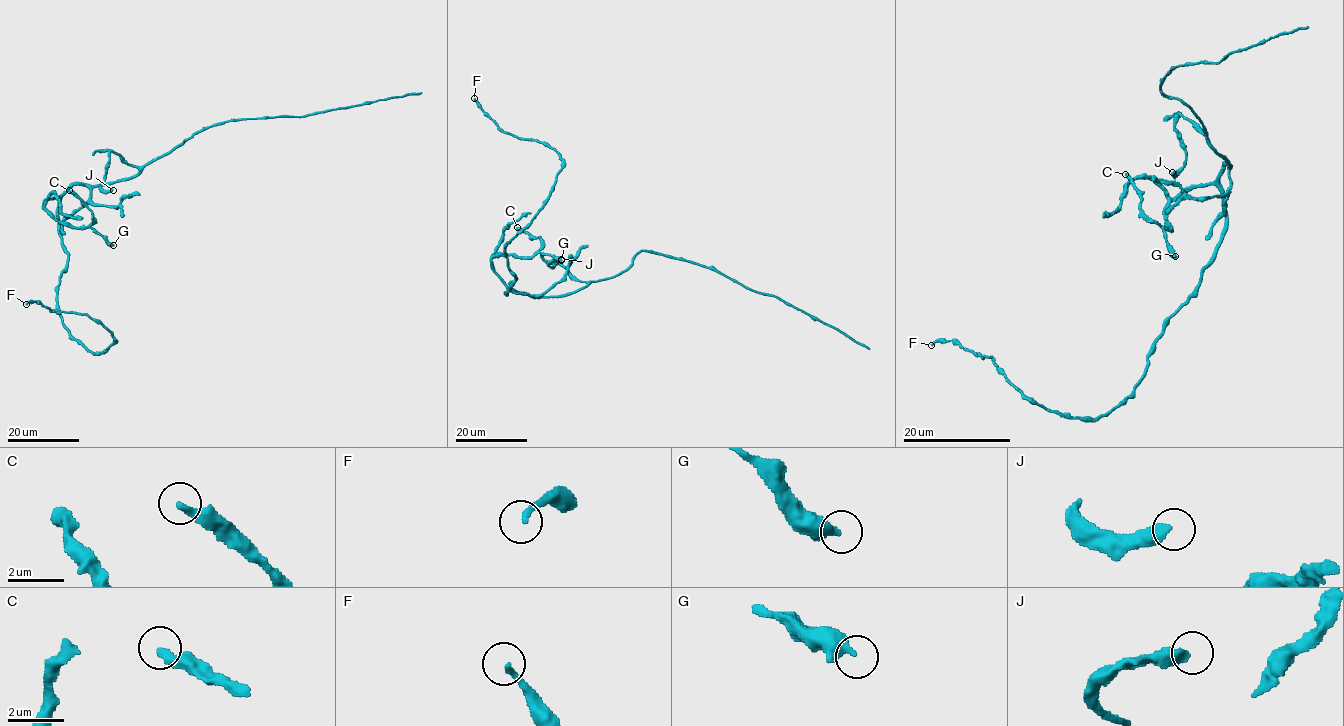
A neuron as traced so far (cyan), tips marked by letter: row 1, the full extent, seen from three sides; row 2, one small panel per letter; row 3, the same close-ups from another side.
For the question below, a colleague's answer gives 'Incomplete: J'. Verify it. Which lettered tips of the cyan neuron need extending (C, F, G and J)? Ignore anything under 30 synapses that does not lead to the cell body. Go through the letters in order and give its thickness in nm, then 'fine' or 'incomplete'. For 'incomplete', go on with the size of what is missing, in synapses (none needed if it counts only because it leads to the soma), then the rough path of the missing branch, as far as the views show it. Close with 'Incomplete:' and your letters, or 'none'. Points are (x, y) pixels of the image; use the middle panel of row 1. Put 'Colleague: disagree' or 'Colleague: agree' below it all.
C: calibre 280 nm; fine
F: calibre 200 nm; fine
G: calibre 440 nm; fine
J: calibre 400 nm; fine
Incomplete: none
Colleague: disagree

